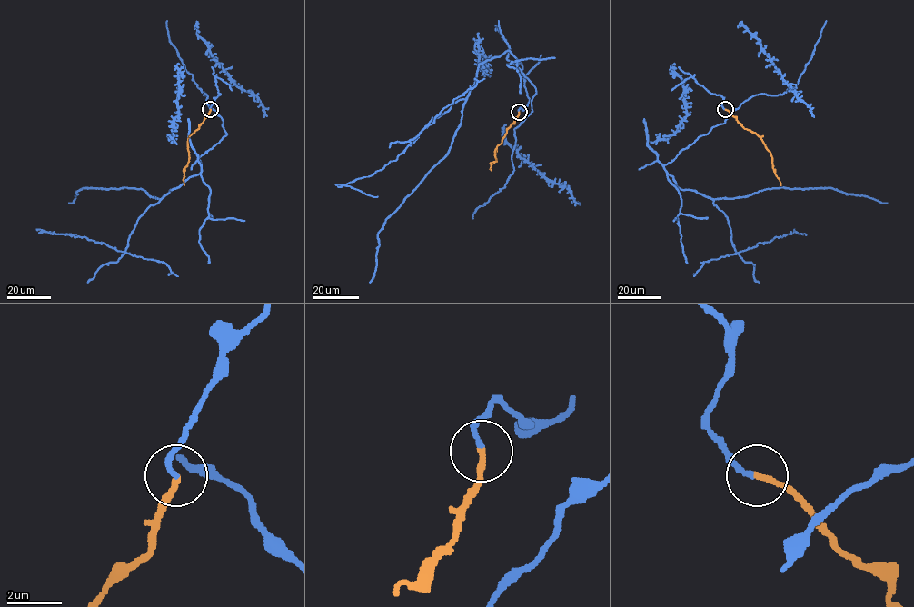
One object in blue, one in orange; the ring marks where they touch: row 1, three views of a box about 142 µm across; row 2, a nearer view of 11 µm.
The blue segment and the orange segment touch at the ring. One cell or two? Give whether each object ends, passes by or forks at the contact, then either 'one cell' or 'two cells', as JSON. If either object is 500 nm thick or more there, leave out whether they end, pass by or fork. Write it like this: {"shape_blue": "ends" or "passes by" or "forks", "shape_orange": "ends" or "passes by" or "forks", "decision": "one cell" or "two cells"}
{"shape_blue": "ends", "shape_orange": "ends", "decision": "one cell"}

